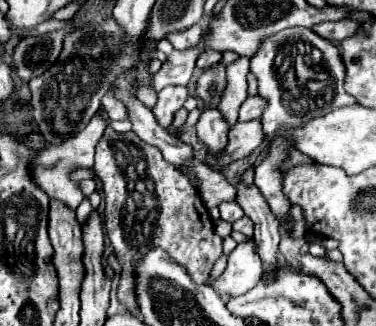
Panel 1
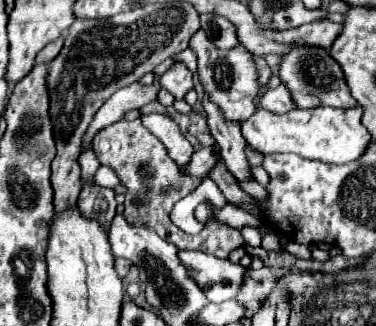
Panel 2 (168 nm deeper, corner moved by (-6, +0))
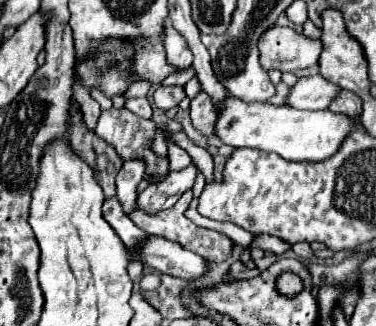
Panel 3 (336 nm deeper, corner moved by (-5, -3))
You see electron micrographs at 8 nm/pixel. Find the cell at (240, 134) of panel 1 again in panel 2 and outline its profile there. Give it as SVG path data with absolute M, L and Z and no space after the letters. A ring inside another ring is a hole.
M202 148L202 150L198 150L198 152L192 154L190 164L184 166L184 168L180 168L180 172L186 174L186 176L204 178L204 176L208 176L208 172L214 168L216 160L218 160L218 158L214 156L212 148Z

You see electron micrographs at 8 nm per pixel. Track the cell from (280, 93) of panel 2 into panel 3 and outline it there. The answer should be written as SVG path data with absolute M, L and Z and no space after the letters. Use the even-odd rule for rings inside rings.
M321 75L301 77L287 93L285 105L299 111L317 111L327 109L327 105L335 99L341 87L329 83Z

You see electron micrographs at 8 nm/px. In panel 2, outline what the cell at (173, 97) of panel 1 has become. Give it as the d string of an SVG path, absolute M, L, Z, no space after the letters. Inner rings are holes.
M174 60L174 64L160 76L160 84L168 92L172 92L176 100L182 100L184 94L194 86L192 72L180 60Z

